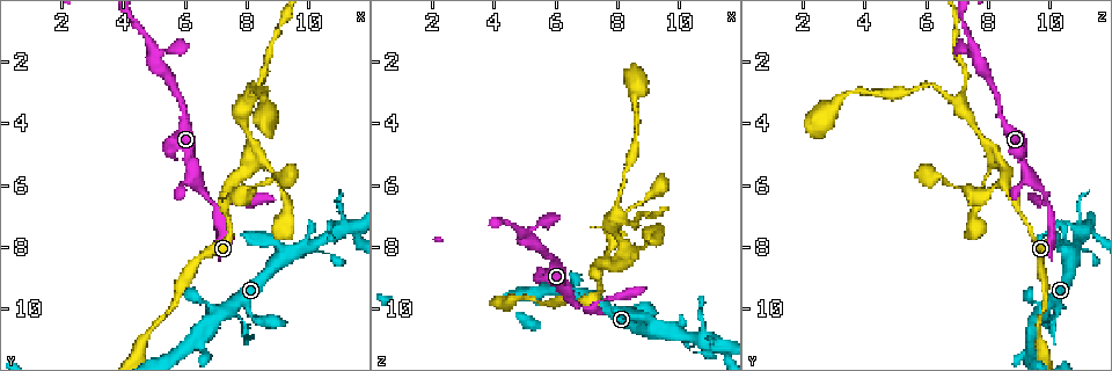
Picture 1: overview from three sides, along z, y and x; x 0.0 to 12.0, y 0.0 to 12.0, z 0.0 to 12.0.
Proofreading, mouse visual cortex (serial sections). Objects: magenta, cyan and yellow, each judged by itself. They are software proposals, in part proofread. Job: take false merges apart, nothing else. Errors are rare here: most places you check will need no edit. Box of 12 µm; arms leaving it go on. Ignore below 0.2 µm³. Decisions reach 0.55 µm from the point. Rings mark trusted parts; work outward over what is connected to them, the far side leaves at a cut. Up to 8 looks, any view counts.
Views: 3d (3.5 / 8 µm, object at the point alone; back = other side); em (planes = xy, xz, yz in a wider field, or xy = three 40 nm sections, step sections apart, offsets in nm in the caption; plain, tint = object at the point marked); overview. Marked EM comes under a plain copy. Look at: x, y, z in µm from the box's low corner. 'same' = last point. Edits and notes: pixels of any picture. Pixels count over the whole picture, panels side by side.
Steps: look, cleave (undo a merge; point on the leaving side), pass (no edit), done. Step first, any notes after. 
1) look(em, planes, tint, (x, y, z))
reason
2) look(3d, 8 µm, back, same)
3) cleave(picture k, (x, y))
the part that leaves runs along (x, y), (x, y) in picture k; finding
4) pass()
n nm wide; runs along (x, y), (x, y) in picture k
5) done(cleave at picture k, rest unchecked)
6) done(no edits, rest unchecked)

look(3d, 3.5 µm, back, (6.0, 9.4, 9.8))
thick turns thin

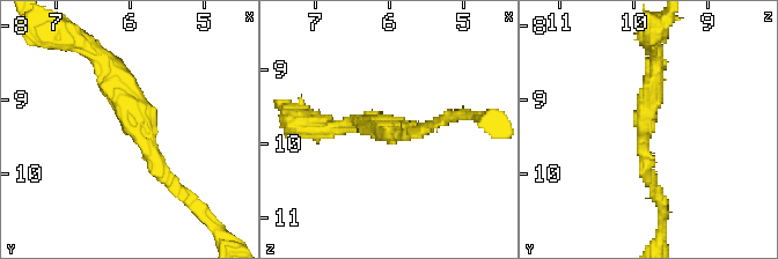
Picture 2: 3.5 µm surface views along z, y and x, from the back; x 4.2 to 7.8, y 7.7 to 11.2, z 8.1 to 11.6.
look(em, xy, step 5, tint, (5.90, 9.40, 9.90))
arms of 200, 250 nm

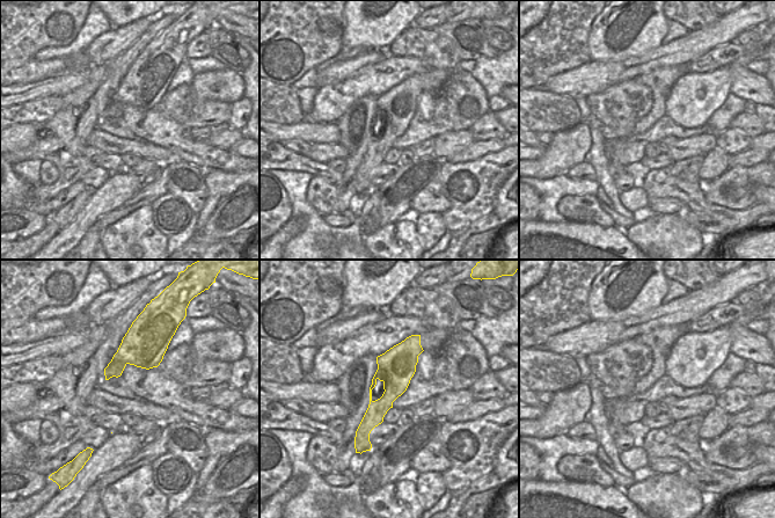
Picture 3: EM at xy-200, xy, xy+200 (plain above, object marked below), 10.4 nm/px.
look(em, xy, step 3, tint, same)
cut it another way

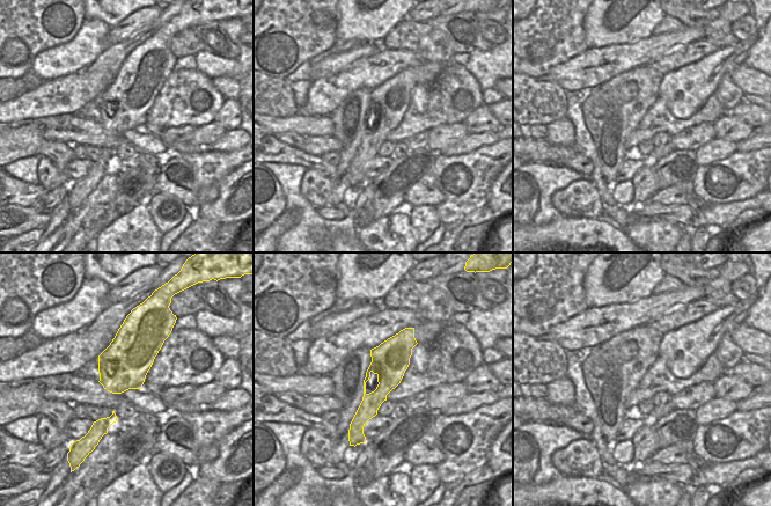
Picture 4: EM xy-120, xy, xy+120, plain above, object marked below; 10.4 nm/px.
pass()
380 nm wide; runs along (102, 60), (152, 163), (181, 192) in picture 2; all the same cell

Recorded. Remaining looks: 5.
look(3d, 3.5 µm, (11.2, 7.5, 11.1))
three arms meet

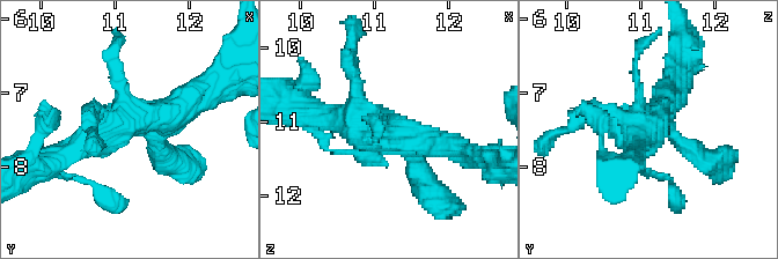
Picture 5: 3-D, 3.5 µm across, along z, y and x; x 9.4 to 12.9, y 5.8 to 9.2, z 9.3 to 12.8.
look(em, xy, step 2, tint, (11.25, 7.40, 11.15))
now the EM

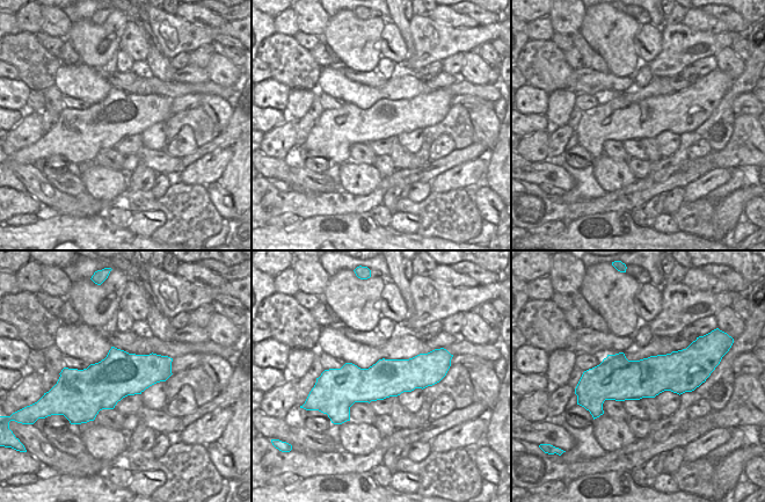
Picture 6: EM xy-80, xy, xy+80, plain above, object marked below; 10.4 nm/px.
pass()
runs along (332, 373), (340, 379), (431, 382) in picture 6; one cell here

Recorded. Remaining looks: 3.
look(3d, 8 µm, back, (7.6, 5.9, 8.5))
sharp bend

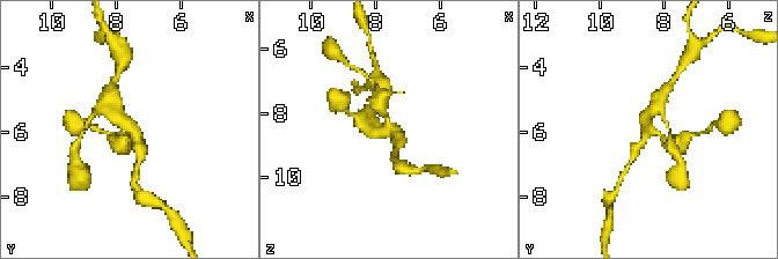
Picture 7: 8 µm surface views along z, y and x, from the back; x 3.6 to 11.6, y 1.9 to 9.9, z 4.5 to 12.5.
look(3d, 3.5 µm, back, (7.6, 5.9, 8.5))
closer look

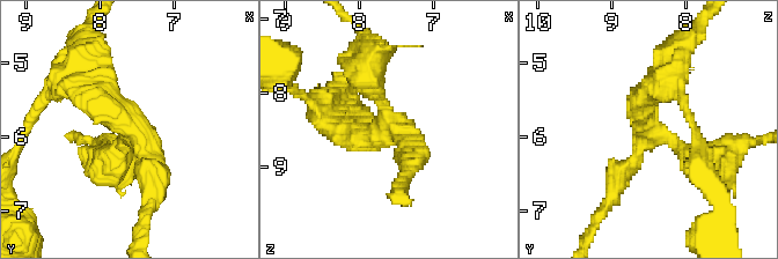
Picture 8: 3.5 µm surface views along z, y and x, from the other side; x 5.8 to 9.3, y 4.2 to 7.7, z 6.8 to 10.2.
pass()
runs along (149, 187), (139, 134), (79, 74) in picture 8; all the same cell

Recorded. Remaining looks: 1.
done(no edits, rest unchecked)

